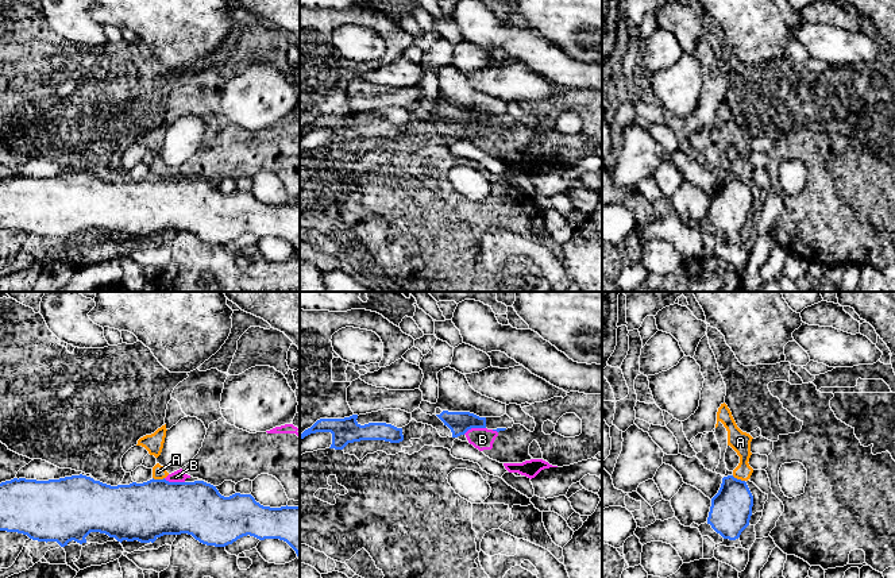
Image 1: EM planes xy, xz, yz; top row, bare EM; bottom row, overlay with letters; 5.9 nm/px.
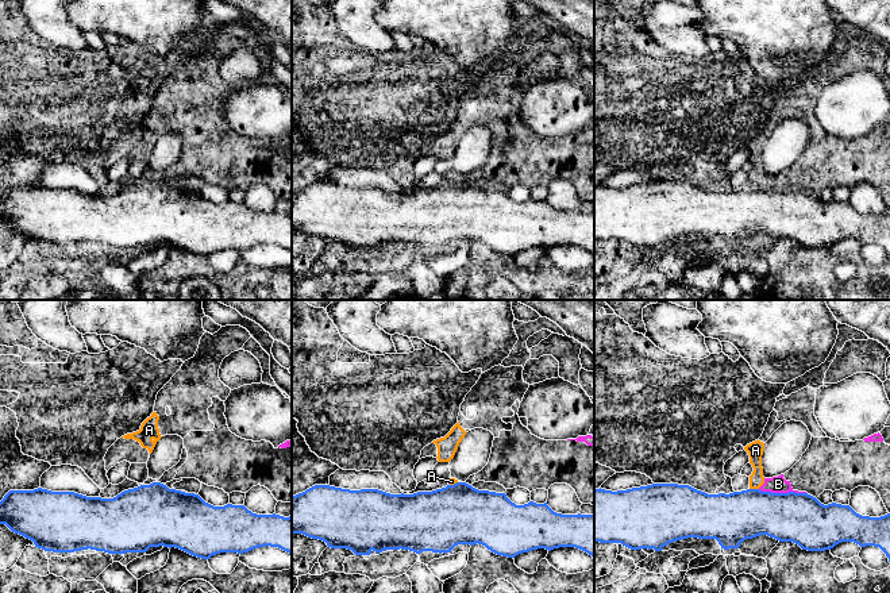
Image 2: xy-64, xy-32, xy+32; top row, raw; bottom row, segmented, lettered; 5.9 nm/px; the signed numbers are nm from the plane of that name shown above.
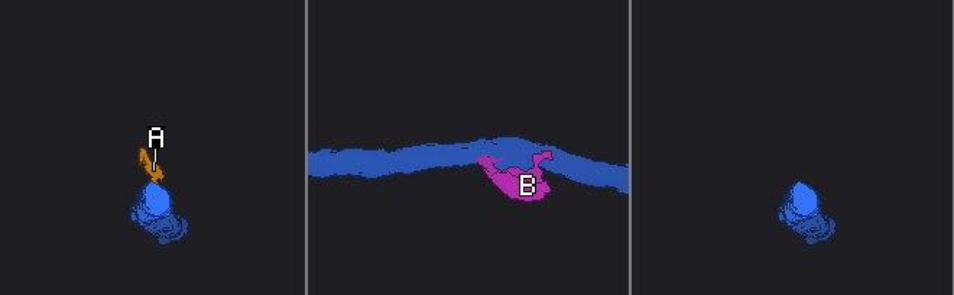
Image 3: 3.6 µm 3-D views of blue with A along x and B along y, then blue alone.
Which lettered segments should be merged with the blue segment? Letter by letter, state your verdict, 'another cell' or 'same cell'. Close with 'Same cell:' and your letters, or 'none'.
A: another cell
B: another cell
Same cell: none

